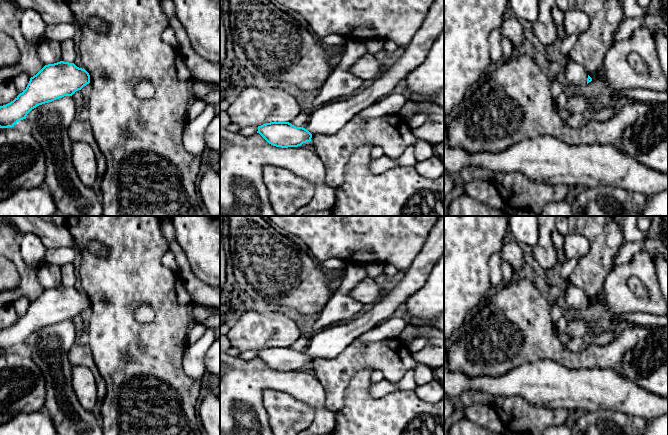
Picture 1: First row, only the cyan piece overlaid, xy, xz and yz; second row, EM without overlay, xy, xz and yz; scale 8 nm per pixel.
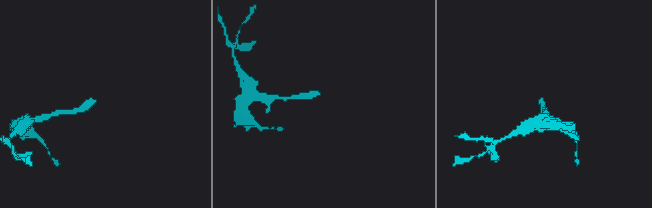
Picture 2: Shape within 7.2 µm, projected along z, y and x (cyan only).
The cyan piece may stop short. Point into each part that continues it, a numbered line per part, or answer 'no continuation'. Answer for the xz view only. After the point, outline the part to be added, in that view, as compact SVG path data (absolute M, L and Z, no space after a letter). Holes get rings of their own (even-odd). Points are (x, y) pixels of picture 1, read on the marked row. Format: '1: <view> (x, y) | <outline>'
1: xz (329, 118) | M435 0L402 56L385 69L370 86L345 100L328 102L314 110L306 129L312 135L335 134L362 110L391 94L394 87L426 59L443 29L444 0Z

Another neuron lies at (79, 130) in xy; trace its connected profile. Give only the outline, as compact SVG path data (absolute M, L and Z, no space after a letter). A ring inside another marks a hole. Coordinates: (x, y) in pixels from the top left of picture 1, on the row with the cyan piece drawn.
M75 119L69 128L69 138L72 142L85 142L90 145L96 156L97 175L103 177L106 172L106 160L94 138L90 123Z

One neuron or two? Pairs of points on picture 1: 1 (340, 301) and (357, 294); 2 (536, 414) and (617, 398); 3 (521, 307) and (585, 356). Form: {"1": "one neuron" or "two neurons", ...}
{"1": "two neurons", "2": "two neurons", "3": "one neuron"}

